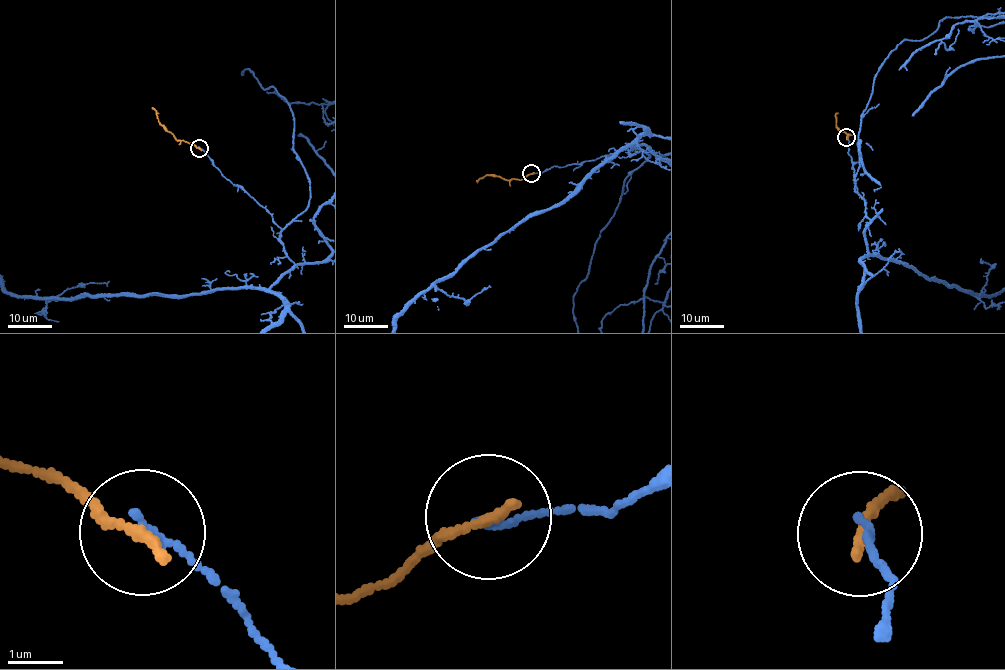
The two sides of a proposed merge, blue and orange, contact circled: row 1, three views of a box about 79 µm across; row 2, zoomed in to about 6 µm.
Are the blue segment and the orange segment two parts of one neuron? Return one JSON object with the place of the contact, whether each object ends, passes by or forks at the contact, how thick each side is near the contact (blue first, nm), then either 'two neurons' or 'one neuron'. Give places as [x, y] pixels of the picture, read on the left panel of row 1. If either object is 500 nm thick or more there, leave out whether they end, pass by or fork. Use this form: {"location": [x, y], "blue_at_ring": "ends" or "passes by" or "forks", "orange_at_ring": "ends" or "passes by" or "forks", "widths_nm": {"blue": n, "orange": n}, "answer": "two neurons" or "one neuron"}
{"location": [199, 148], "blue_at_ring": "ends", "orange_at_ring": "ends", "widths_nm": {"blue": 110, "orange": 220}, "answer": "two neurons"}

